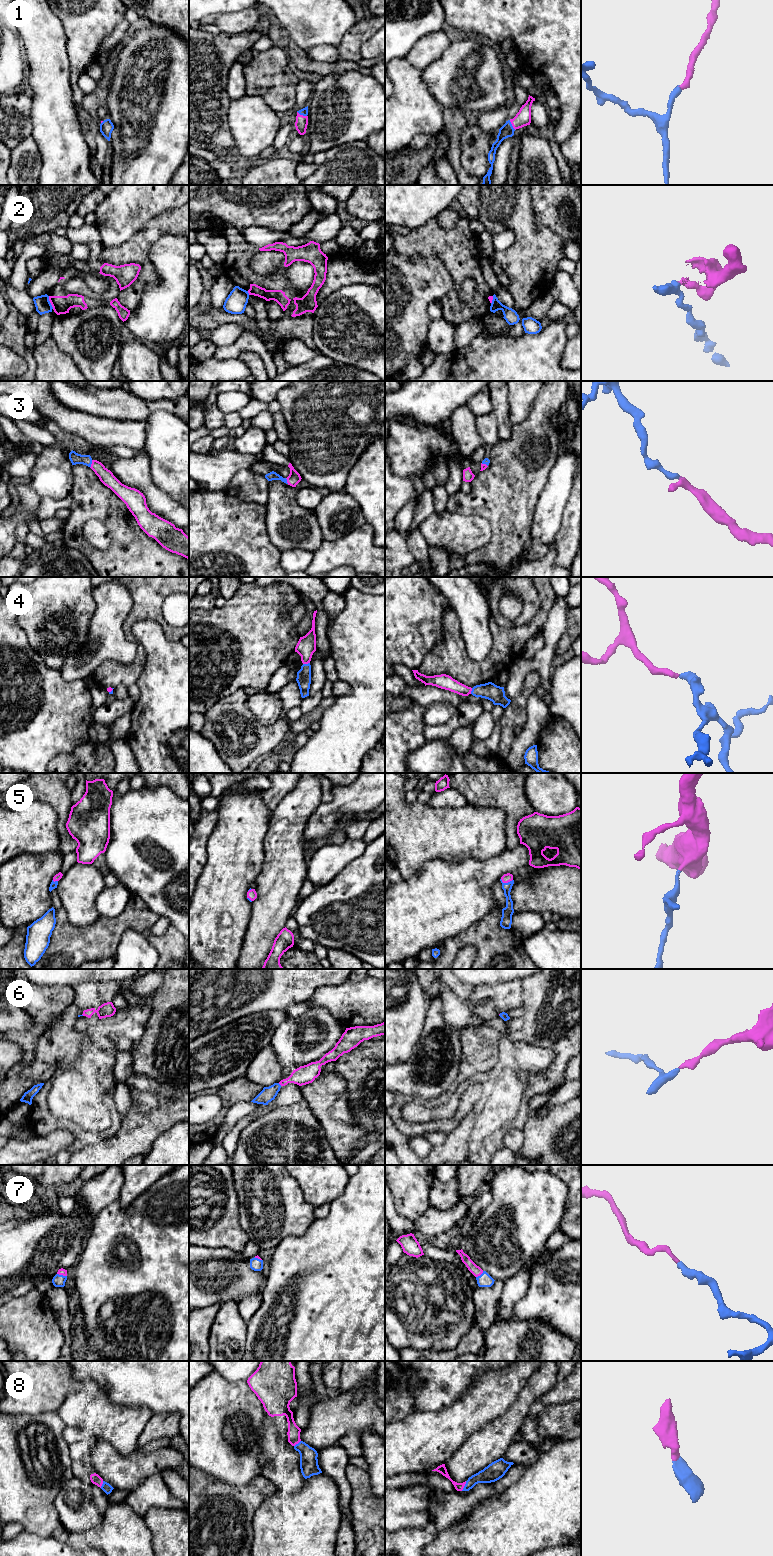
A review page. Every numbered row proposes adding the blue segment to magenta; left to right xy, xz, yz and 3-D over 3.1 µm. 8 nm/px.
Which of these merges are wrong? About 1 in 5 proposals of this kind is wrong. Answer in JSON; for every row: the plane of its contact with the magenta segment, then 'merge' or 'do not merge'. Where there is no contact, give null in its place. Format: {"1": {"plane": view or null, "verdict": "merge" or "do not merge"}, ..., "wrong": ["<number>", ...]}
{"1": {"plane": "xz", "verdict": "merge"}, "2": {"plane": "xy", "verdict": "do not merge"}, "3": {"plane": "xy", "verdict": "merge"}, "4": {"plane": "xz", "verdict": "merge"}, "5": {"plane": "yz", "verdict": "merge"}, "6": {"plane": "xz", "verdict": "merge"}, "7": {"plane": "yz", "verdict": "merge"}, "8": {"plane": "yz", "verdict": "merge"}, "wrong": ["2"]}

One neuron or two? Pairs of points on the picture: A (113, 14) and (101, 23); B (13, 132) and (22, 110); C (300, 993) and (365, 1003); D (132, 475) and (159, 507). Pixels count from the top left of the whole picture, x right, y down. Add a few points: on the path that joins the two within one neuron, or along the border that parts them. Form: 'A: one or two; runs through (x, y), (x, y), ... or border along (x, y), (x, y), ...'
A: one; runs through (110, 14), (104, 20)
B: one; runs through (13, 127), (13, 119), (17, 115)
C: two; border along (334, 986), (320, 986), (307, 1000)
D: one; runs through (140, 482), (156, 499)

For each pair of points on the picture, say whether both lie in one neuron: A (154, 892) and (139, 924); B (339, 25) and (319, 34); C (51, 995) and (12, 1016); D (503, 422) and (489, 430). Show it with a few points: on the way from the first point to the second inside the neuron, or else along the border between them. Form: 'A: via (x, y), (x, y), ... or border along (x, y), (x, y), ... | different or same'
A: border along (130, 893), (138, 896), (159, 916) | different
B: via (334, 25), (328, 25), (324, 29) | same
C: border along (34, 1021), (34, 1024), (29, 1029), (11, 1030) | different
D: border along (492, 412), (497, 420), (498, 438), (500, 440) | different

